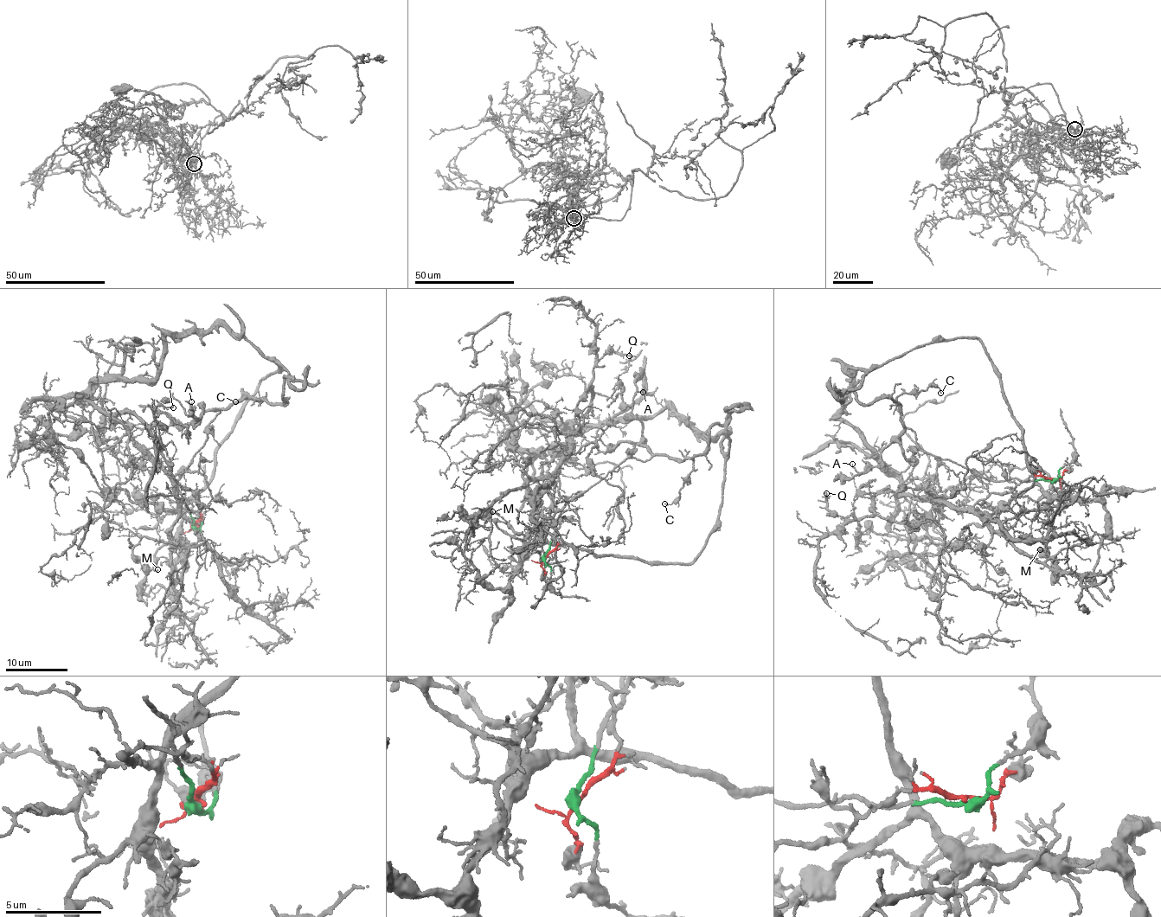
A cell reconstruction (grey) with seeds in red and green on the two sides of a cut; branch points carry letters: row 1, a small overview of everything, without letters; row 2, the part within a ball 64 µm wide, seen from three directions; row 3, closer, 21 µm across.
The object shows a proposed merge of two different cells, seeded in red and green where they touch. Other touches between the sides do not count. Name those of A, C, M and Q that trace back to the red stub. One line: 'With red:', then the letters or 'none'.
With red: M, Q

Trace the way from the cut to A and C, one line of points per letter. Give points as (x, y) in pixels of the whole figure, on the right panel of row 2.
A: (1052, 479), (994, 482), (928, 453), (907, 429), (866, 472), (858, 473), (852, 464)
C: (1052, 479), (996, 483), (916, 443), (901, 420), (898, 396), (933, 385), (939, 393)

